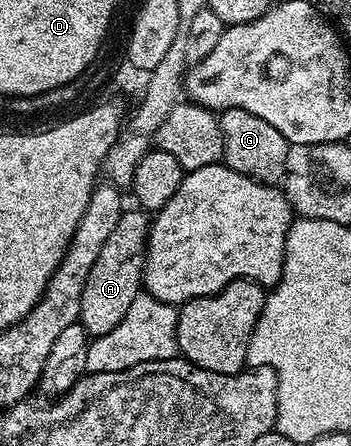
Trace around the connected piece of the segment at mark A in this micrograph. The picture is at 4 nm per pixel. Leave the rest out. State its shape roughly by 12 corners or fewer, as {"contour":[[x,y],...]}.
{"contour":[[126,209],[79,304],[93,338],[126,315],[145,277],[150,215]]}

